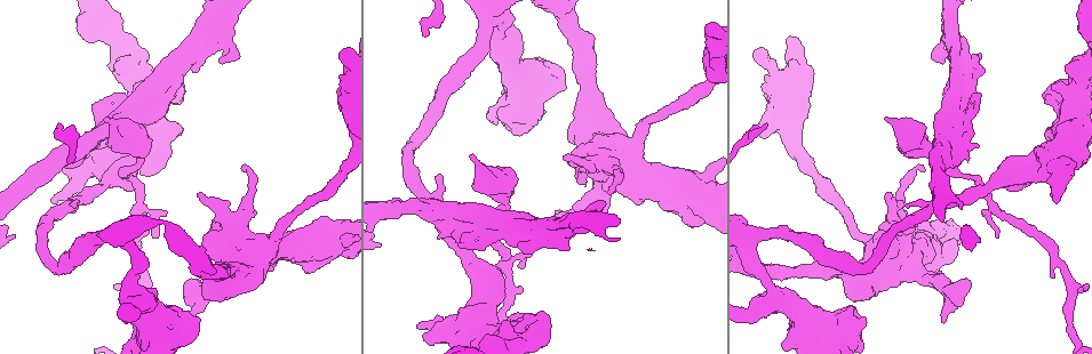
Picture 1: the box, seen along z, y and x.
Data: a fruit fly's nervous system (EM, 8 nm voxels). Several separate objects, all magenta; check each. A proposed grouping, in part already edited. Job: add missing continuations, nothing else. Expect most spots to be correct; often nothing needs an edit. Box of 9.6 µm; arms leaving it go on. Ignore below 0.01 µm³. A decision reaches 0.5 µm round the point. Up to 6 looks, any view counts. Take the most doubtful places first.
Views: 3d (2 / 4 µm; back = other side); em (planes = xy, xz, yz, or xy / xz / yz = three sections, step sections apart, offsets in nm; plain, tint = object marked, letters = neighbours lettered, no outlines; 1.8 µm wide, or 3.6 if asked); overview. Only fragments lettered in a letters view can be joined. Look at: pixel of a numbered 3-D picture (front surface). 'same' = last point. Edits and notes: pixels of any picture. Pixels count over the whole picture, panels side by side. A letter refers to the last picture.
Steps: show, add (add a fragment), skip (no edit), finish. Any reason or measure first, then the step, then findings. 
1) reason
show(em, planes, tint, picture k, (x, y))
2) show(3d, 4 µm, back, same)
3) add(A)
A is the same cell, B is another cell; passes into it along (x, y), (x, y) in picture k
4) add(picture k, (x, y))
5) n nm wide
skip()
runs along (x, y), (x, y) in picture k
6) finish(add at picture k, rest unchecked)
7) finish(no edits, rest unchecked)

show(3d, 4 µm, picture 1, (425, 36))

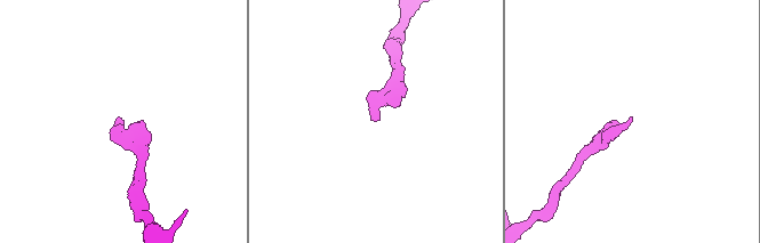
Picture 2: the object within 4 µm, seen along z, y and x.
now the EM
show(em, planes, tint, picture 2, (119, 120))

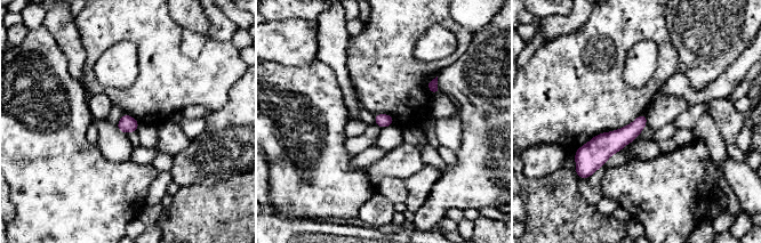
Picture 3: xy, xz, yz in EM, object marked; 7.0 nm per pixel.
what lies round it
show(em, planes, letters, same)

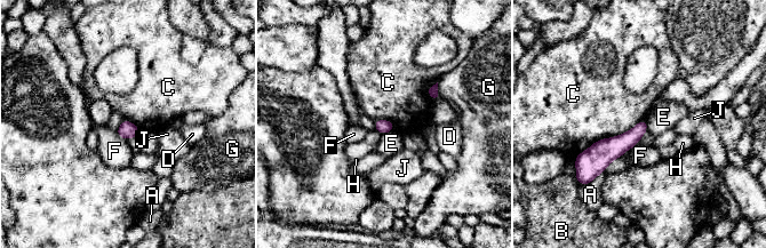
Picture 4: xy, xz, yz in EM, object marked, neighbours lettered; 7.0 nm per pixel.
skip()
A, B, C, D, E, F, G, H and J are other cells; runs along (644, 125), (582, 162) in picture 4; none of them fits

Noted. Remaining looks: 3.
an open end
show(em, xy, step 8, letters, picture 1, (474, 154))

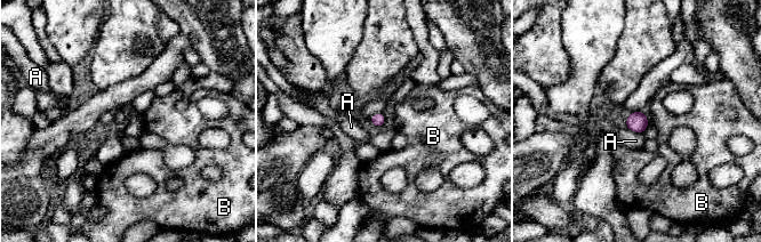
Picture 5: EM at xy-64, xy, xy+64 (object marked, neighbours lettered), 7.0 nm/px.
cut it another way
show(em, planes, letters, same)

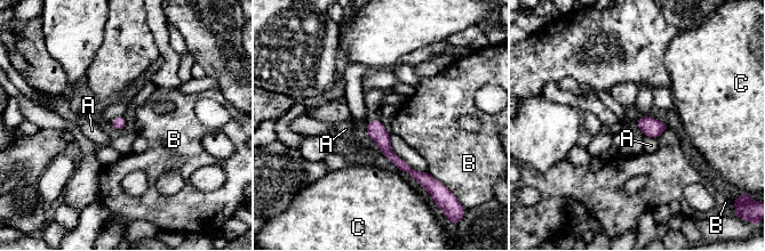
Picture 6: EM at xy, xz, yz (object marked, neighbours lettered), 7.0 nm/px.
skip()
A, B and C are other cells; runs along (369, 126), (401, 166), (424, 176) in picture 6; none of them fits

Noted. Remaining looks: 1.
branch stops here
show(em, xy, step 8, letters, picture 1, (1052, 277))

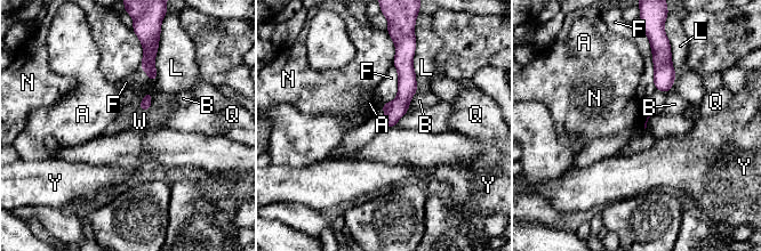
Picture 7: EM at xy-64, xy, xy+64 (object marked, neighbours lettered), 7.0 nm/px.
skip()
A, B, F, L, N, Q, W and Y are other cells; runs along (397, 59), (405, 96), (387, 123) in picture 7; no lettered fragment goes on from it

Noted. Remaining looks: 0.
finish(no edits, rest unchecked)

